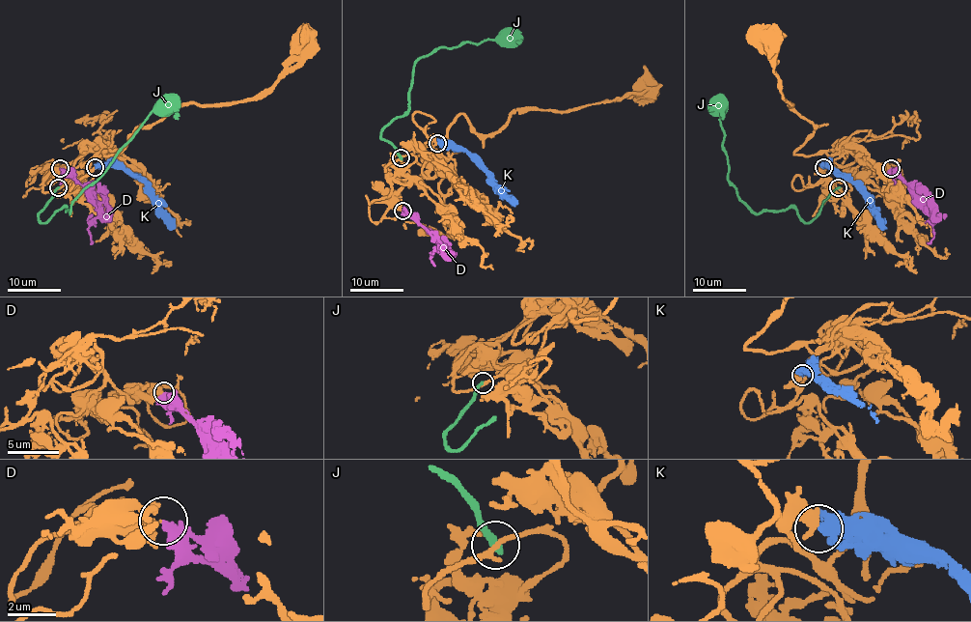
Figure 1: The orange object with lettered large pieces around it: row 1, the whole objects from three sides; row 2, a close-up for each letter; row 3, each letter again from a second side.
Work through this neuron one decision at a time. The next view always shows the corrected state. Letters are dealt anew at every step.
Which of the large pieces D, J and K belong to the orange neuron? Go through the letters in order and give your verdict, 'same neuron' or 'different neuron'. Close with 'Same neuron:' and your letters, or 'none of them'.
D: same neuron
J: different neuron
K: different neuron
Same neuron: D

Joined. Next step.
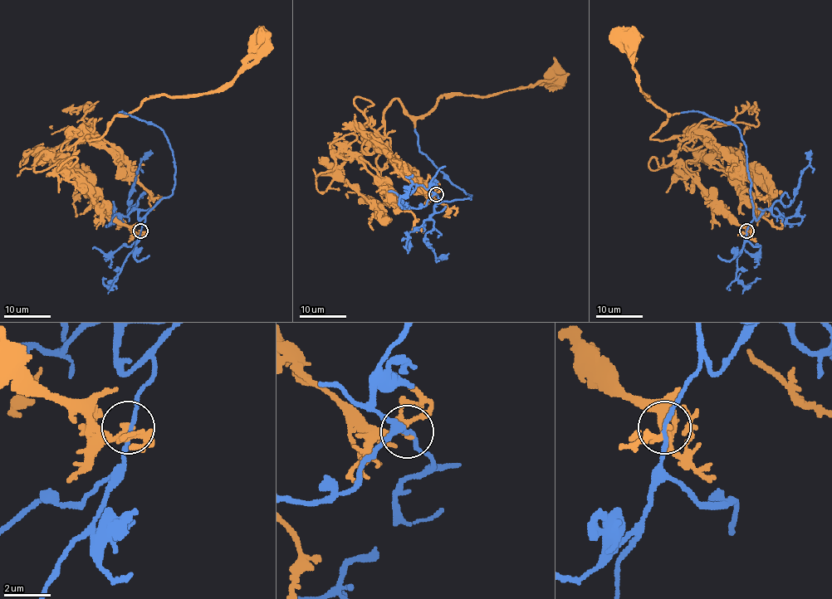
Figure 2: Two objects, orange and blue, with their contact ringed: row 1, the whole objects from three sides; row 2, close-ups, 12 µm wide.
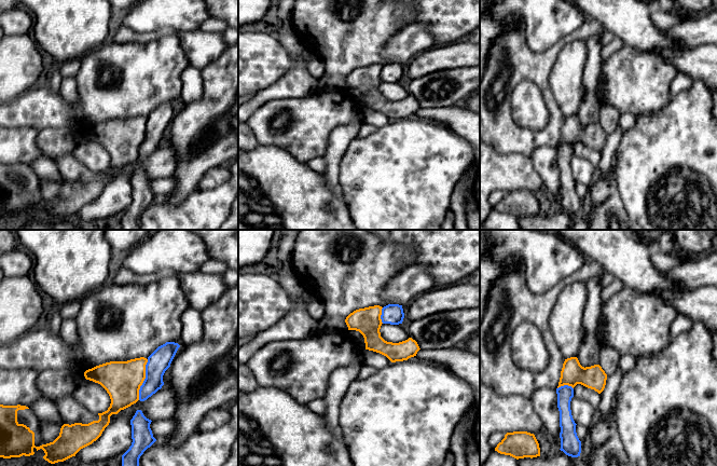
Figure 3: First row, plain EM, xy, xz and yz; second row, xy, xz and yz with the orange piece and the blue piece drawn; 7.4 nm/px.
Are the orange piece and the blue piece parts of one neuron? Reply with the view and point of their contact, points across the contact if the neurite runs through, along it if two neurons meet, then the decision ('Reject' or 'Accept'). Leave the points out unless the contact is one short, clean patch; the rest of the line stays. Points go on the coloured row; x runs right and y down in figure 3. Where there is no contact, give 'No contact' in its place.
Touches orange at xy (143, 380). Path across: xy (122, 380), (143, 380), (159, 361). Accept

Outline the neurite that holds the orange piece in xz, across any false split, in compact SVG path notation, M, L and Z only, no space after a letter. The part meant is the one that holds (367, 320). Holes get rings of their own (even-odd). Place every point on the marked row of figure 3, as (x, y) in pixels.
M388 304L359 309L350 313L345 323L348 330L359 331L366 343L366 350L373 351L386 356L391 362L408 360L416 356L420 350L417 342L412 338L399 343L387 342L381 337L383 324L402 324L404 313L402 305Z

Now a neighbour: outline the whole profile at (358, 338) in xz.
M348 330L349 334L355 340L356 344L358 345L359 350L366 350L366 343L363 335L356 330Z

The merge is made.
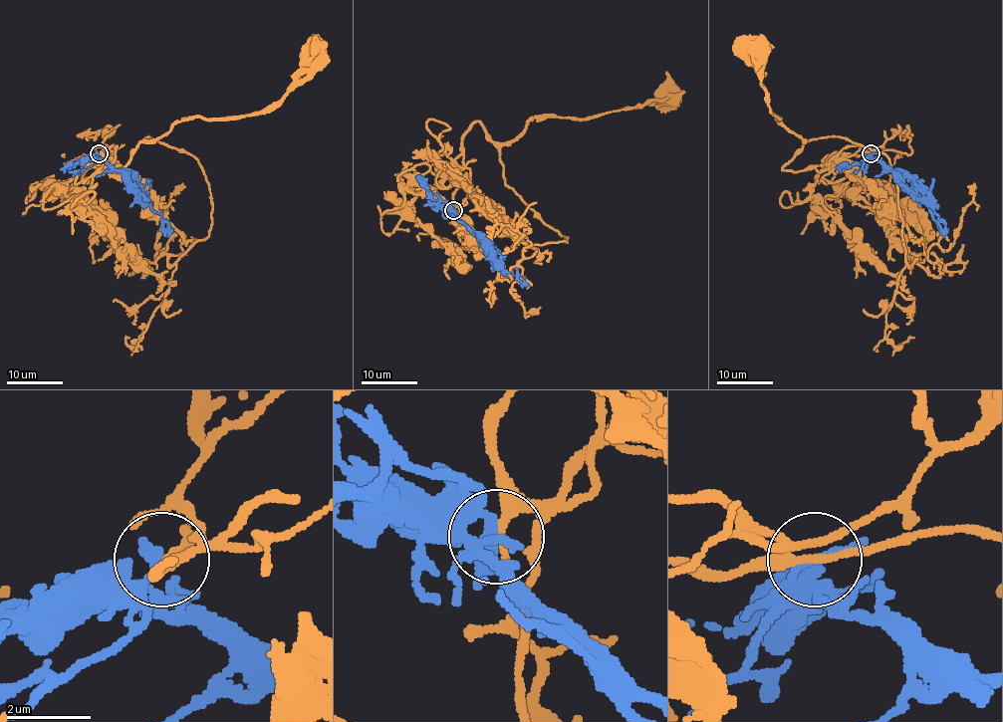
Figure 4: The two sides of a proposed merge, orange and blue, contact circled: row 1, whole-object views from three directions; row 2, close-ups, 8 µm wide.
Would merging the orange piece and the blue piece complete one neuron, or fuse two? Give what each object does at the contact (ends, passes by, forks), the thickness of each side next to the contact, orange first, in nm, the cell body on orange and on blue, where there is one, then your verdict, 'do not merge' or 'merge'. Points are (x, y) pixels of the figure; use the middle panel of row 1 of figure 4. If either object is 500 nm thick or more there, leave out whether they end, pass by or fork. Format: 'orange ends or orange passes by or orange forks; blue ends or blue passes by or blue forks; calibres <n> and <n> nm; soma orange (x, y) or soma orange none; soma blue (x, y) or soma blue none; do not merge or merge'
orange forks; blue passes by; calibres 170 and 200 nm; soma orange (667, 98); soma blue none; merge

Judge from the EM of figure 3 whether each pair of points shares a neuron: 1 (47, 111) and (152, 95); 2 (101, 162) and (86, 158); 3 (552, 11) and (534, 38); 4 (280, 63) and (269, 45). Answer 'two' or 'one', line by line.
1: one
2: one
3: one
4: one

